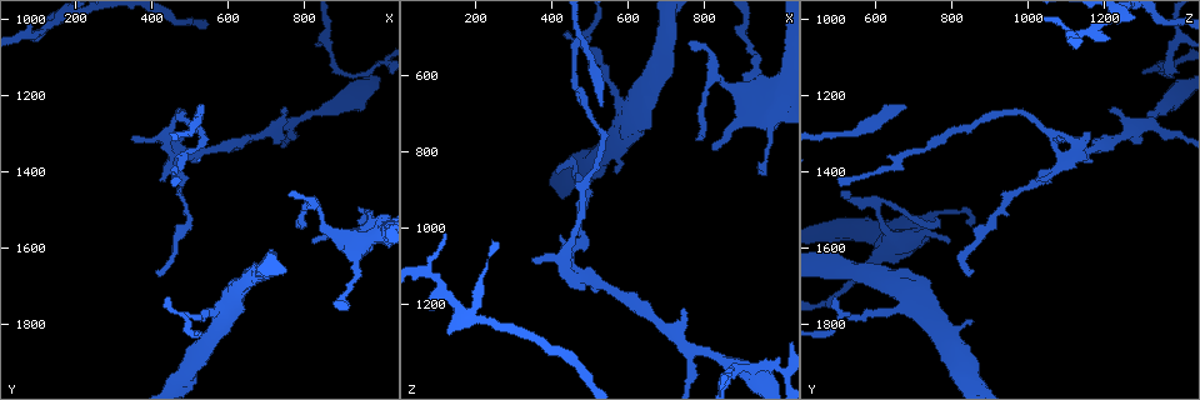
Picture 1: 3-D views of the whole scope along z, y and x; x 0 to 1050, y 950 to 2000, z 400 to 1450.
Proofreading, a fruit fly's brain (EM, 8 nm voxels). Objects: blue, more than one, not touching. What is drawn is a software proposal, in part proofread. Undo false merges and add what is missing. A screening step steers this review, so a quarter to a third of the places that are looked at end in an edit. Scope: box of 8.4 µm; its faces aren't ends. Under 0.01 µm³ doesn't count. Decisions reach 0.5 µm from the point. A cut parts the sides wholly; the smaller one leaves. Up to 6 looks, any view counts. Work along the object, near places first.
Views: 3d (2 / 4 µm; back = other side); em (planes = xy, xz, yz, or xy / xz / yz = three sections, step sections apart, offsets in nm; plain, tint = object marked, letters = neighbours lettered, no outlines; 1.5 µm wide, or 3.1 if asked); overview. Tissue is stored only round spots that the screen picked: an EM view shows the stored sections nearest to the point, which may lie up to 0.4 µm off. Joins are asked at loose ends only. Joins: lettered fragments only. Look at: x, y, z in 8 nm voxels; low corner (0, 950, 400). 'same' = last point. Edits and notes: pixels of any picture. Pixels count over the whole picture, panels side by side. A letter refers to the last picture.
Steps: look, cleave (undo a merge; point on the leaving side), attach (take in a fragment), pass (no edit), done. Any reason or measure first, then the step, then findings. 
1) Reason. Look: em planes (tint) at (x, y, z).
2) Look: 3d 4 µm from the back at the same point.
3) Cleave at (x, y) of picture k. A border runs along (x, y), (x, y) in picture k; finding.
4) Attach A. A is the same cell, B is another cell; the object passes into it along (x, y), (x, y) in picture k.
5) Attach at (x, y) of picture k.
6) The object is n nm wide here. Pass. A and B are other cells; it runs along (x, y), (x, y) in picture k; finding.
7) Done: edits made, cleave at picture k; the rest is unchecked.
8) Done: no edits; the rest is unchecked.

An open end. Look: 3d 4 µm at (340, 1310, 1085).

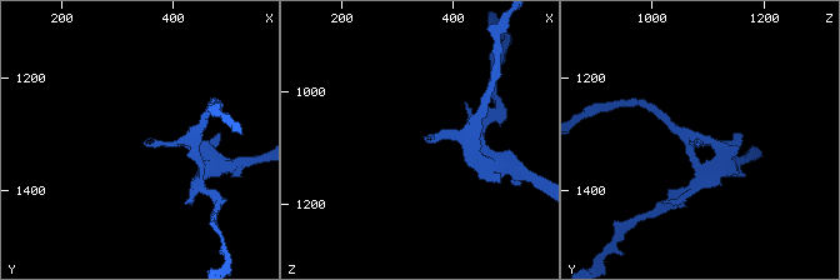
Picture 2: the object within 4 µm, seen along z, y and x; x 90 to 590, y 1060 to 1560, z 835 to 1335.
Shape alone is not enough. Look: em planes (plain) at (340, 1315, 1085).

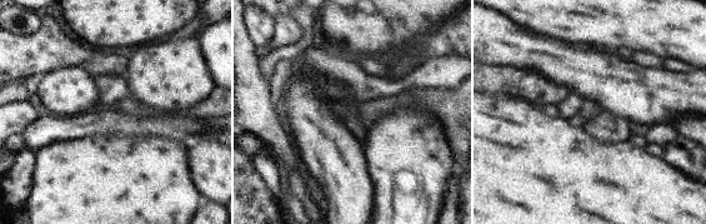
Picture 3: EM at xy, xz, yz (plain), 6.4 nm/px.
See the neighbours. Look: em planes (letters) at the same point.

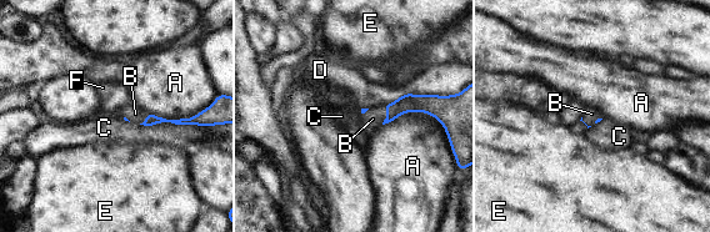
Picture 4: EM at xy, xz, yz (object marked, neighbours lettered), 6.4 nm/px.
Attach B. B is the same cell, A, C, D, E and F are other cells; it goes on there.

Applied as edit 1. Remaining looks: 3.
Redraw. Look: overview.

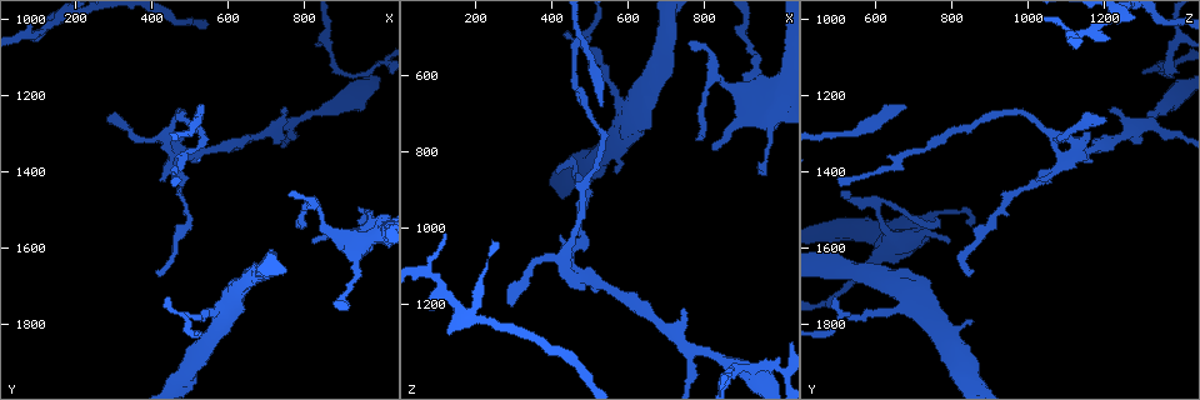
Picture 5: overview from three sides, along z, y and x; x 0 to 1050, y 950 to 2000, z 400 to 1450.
Tapers out. Look: em planes (letters) at (440, 1725, 485).

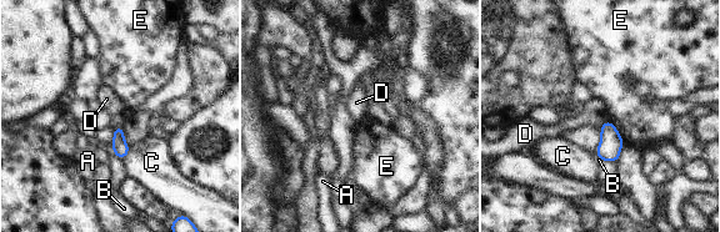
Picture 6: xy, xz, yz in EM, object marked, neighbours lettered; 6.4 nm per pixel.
Pass. A, B, C, D and E are other cells; a border runs along (123, 125), (113, 129) in picture 6; no lettered fragment goes on from it.

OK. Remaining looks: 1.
Done: edits made, attach at picture 4; the rest is unchecked.

